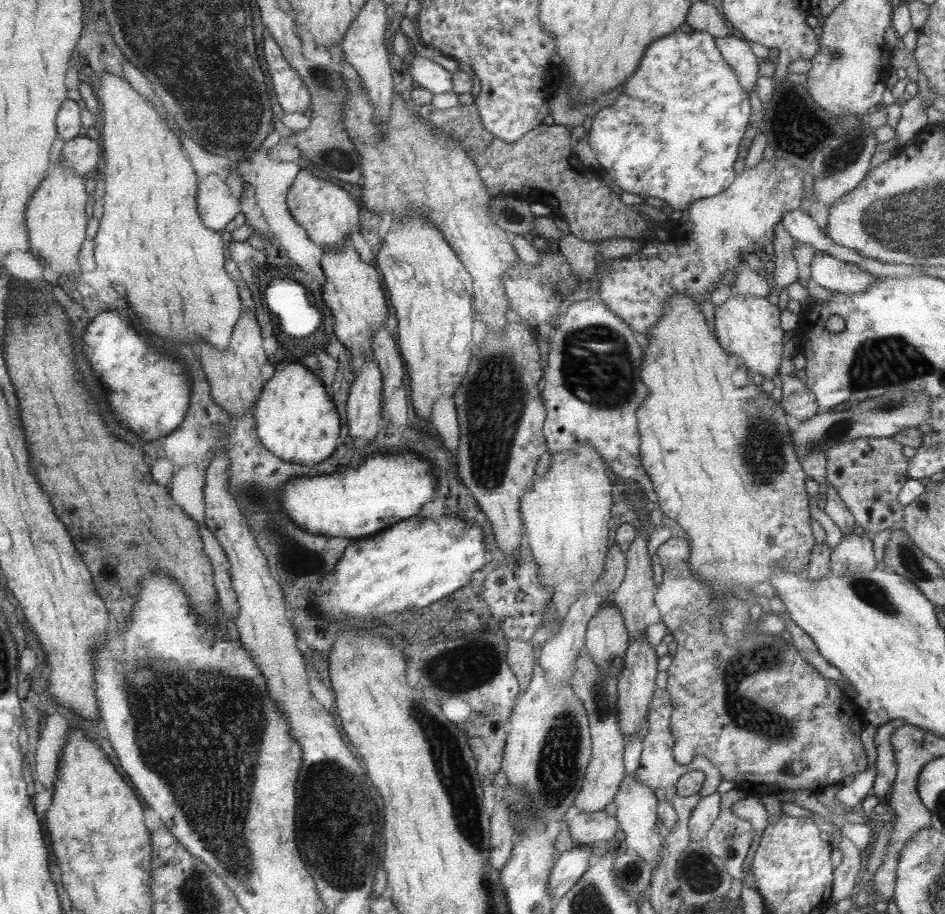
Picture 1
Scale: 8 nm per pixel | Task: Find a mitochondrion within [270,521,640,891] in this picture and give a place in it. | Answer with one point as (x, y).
(449, 758)

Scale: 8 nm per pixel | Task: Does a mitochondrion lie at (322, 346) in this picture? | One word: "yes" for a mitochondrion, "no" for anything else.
no

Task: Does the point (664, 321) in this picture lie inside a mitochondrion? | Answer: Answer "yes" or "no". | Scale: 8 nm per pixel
no

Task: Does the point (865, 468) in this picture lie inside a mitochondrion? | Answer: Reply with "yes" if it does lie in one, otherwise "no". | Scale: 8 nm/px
no

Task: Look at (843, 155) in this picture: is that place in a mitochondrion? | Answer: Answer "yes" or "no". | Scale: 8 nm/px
yes

